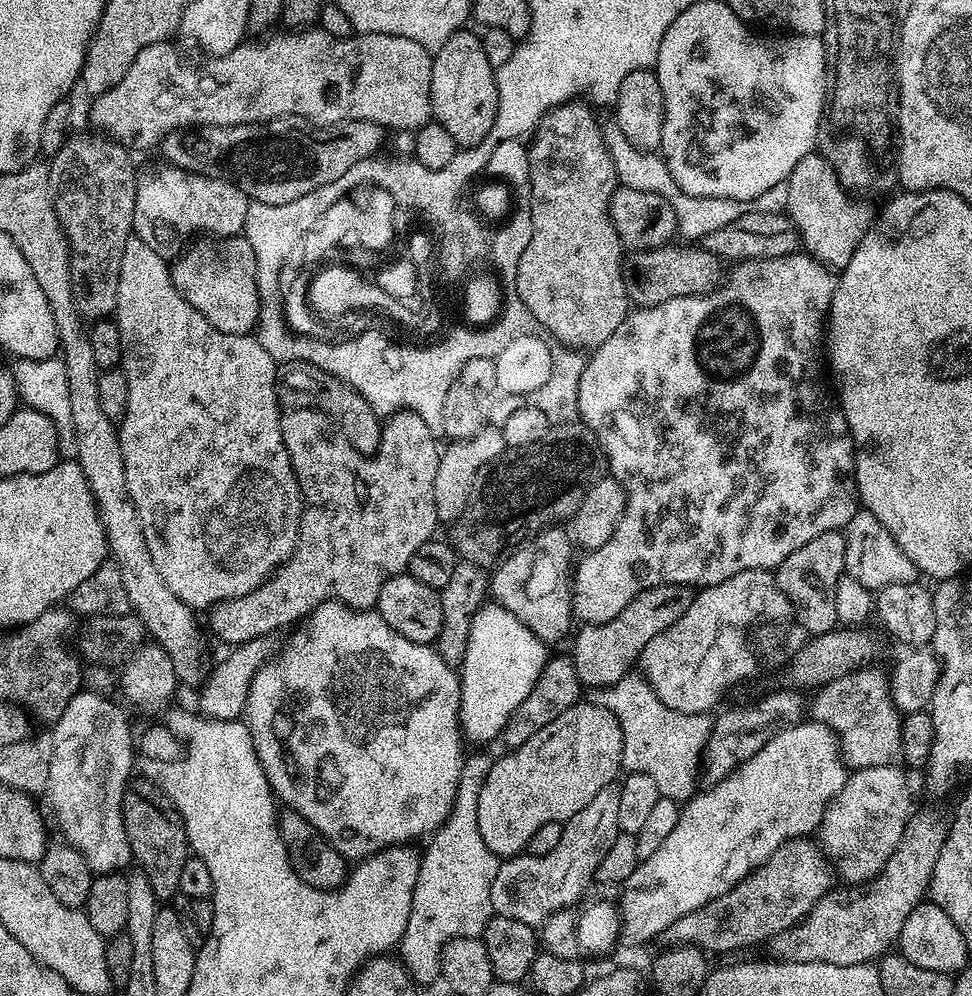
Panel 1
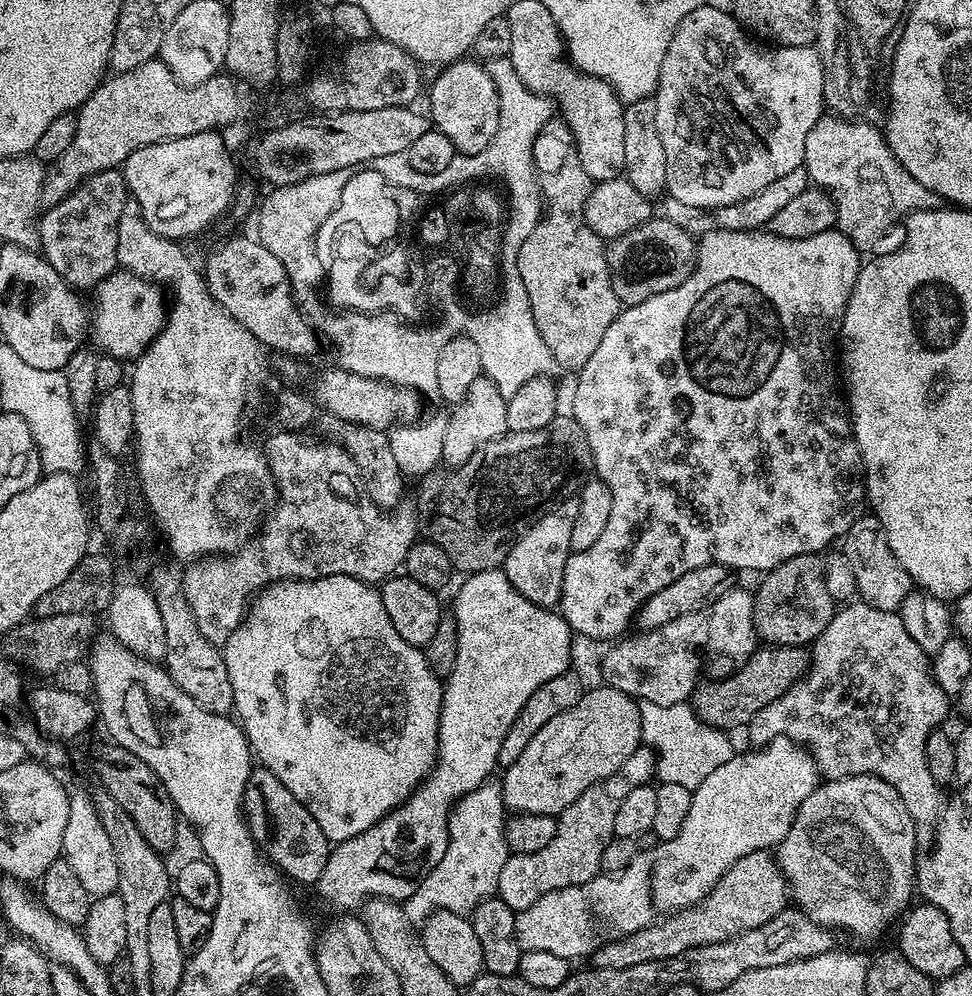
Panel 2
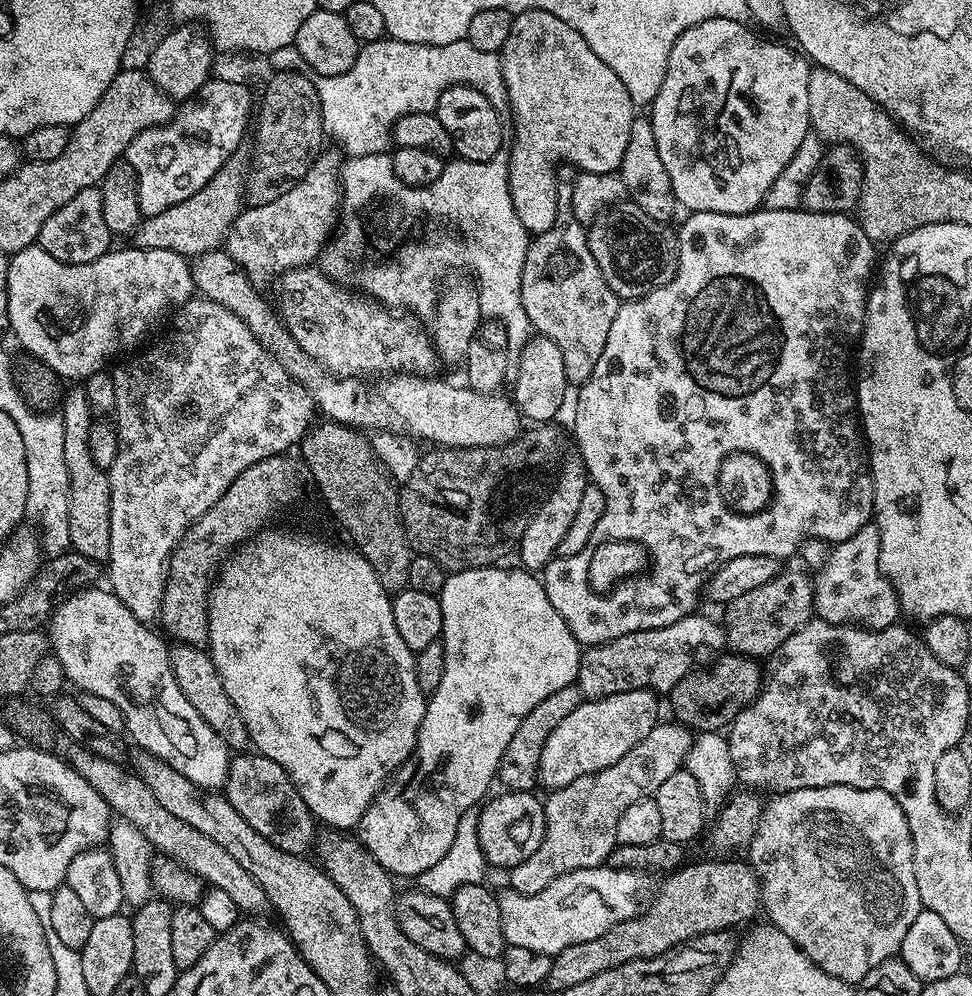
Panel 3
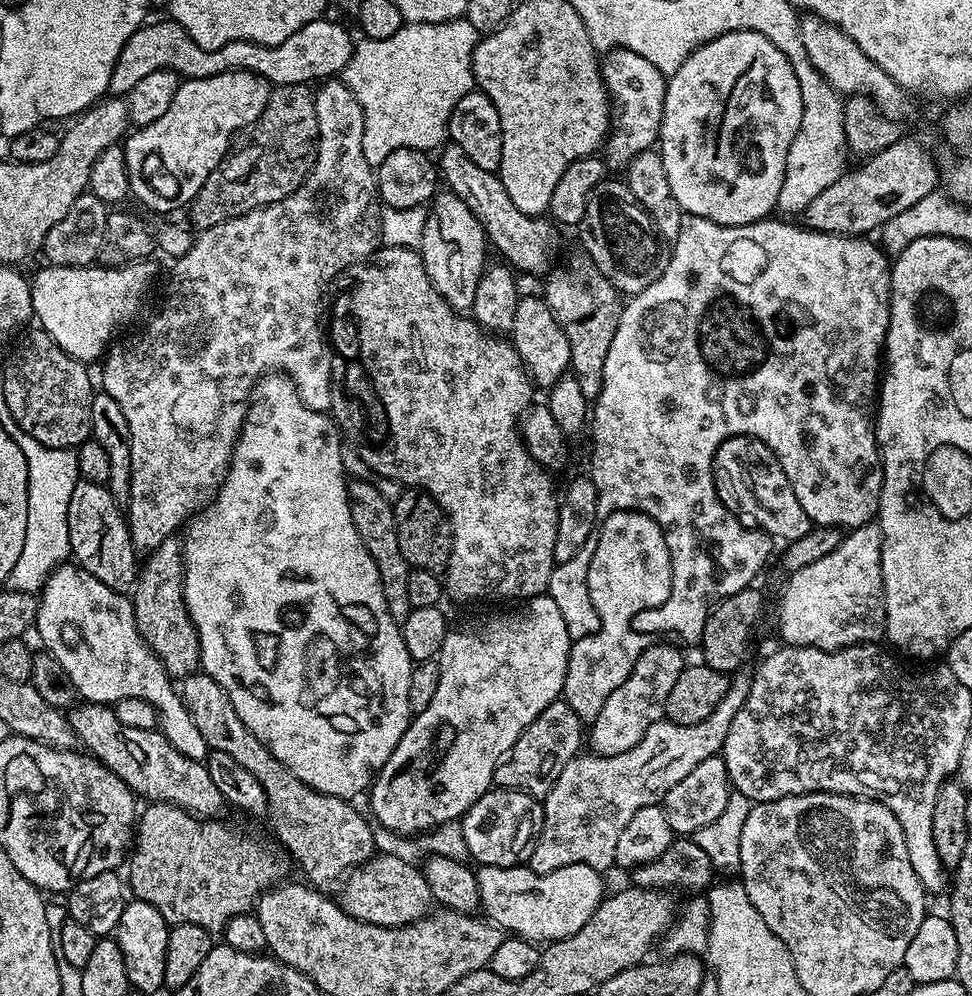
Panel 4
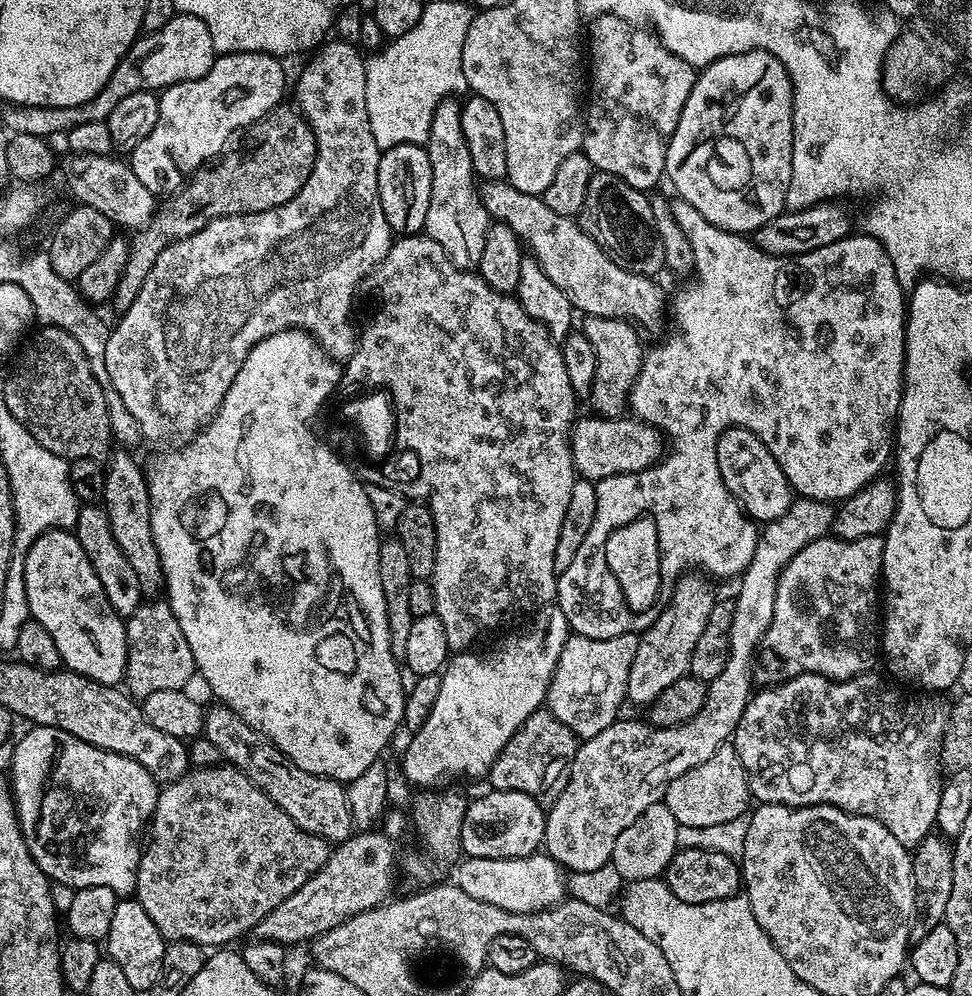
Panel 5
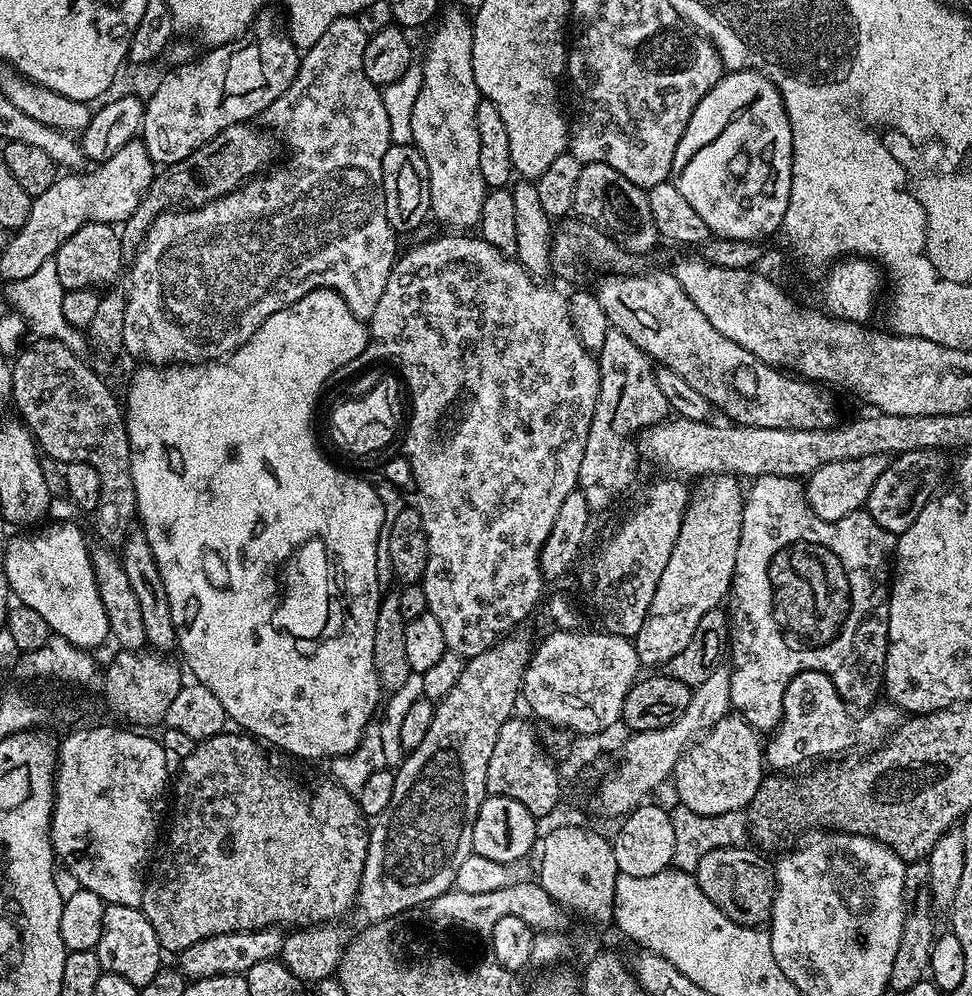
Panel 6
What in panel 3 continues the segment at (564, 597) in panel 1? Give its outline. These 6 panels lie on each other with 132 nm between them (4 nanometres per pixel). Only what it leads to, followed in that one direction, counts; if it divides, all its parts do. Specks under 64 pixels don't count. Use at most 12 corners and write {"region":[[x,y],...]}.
{"region":[[579,451],[563,453],[548,495],[520,538],[519,563],[556,559],[590,482]]}

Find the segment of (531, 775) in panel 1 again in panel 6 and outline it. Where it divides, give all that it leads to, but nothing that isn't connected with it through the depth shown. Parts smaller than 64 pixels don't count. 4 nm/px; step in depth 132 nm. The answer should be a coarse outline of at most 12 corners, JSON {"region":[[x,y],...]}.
{"region":[[735,475],[691,489],[634,638],[668,665],[736,575],[746,499]]}

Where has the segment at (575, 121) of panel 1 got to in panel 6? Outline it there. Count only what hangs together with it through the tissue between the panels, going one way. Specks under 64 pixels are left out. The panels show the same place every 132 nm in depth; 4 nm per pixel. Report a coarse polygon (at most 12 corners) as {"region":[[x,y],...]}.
{"region":[[609,327],[578,491],[608,508],[636,476],[624,445],[669,415],[656,368]]}

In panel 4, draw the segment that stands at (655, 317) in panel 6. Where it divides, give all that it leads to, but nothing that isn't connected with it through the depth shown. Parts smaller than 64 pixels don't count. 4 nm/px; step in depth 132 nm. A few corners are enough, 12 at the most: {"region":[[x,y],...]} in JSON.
{"region":[[462,146],[438,172],[517,273],[544,272],[557,229],[522,214],[499,175]]}

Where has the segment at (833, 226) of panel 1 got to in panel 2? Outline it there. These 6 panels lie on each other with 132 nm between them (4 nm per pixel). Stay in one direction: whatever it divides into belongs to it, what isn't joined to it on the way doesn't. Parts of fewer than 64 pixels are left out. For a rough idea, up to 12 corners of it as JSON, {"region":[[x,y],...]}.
{"region":[[821,115],[803,168],[836,204],[836,228],[872,248],[935,208],[885,133]]}

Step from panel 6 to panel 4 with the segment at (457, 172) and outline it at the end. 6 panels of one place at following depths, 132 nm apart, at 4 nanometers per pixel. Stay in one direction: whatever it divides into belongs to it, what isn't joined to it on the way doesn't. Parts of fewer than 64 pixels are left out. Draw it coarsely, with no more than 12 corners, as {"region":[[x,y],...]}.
{"region":[[437,191],[418,251],[450,307],[471,309],[484,227]]}

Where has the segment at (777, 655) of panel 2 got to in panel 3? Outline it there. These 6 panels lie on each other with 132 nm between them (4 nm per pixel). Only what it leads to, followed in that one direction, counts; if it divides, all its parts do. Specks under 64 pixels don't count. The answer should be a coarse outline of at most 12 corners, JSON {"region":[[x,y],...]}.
{"region":[[720,656],[667,693],[675,723],[720,732],[755,700],[762,668]]}

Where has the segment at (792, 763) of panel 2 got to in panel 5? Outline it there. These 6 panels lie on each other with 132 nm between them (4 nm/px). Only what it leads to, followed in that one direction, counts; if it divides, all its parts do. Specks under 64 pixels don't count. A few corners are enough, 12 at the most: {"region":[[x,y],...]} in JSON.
{"region":[[547,854],[464,856],[454,883],[502,910],[540,912],[566,896]]}

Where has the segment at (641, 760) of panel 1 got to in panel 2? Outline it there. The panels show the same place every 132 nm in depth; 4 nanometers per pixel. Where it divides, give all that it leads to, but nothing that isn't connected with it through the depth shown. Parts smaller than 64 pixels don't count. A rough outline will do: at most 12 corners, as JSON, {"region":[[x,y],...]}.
{"region":[[639,701],[659,783],[695,790],[734,755],[691,703]]}

